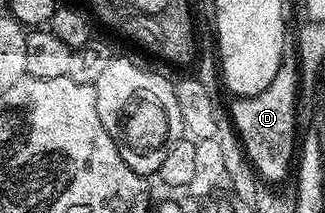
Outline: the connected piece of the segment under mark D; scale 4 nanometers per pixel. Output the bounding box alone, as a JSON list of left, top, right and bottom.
[227,49,299,184]

